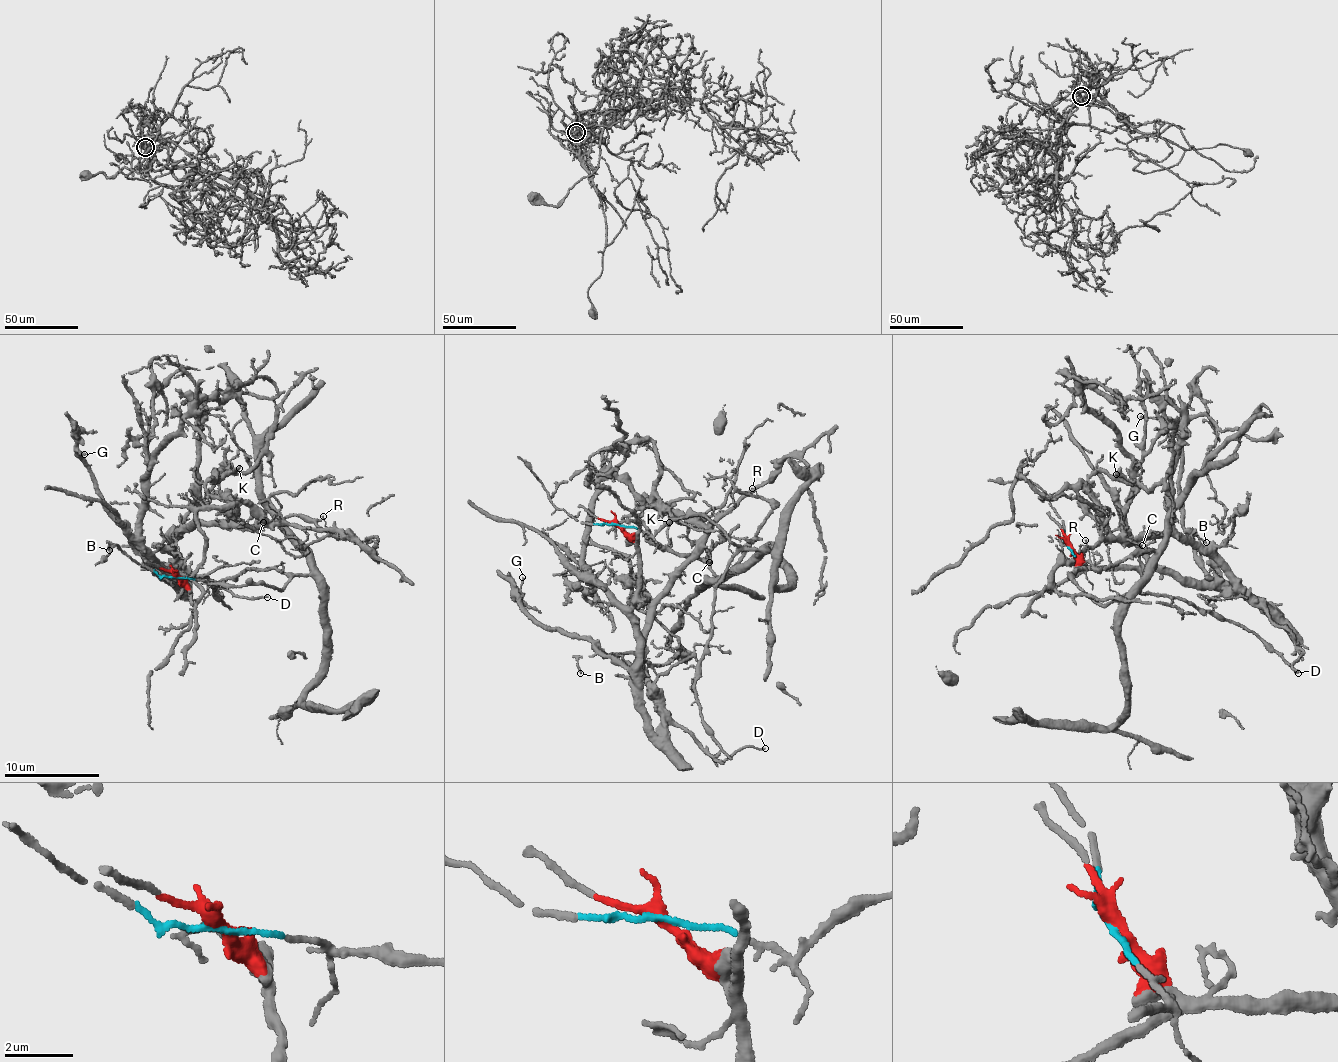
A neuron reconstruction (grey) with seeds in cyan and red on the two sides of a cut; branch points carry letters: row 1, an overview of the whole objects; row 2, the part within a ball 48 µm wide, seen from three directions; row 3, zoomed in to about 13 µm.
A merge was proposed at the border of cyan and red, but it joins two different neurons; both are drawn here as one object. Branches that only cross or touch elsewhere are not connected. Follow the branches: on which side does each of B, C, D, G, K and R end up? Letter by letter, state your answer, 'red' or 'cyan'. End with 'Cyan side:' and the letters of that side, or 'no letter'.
B: red
C: red
D: red
G: red
K: red
R: cyan
Cyan side: R

